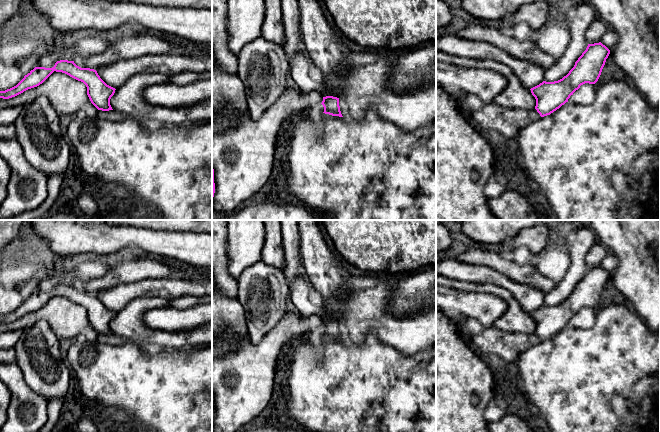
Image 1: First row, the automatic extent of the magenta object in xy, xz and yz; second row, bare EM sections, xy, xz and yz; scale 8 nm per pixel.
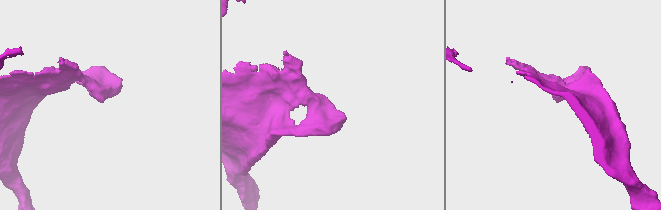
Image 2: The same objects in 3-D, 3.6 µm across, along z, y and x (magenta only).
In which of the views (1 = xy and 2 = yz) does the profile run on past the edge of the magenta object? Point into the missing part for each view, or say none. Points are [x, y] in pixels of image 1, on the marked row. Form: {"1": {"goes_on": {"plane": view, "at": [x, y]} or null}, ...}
{"1": {"goes_on": null}, "2": {"goes_on": null}}

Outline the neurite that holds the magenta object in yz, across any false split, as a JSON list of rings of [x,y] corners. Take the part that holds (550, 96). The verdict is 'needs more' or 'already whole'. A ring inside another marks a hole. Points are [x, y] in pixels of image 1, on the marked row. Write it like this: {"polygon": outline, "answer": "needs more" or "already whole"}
{"polygon": [[[601,42],[588,44],[566,76],[554,82],[543,81],[531,88],[531,93],[536,99],[535,109],[540,116],[550,115],[559,109],[581,85],[595,84],[609,54],[610,50]]], "answer": "already whole"}

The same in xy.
{"polygon": [[[60,60],[52,68],[35,67],[14,87],[0,91],[0,98],[9,99],[24,91],[42,84],[54,71],[62,72],[70,77],[83,82],[87,87],[87,95],[91,103],[102,111],[113,110],[110,99],[115,93],[115,88],[107,85],[98,75],[97,71],[90,68],[81,68],[74,61]]], "answer": "already whole"}

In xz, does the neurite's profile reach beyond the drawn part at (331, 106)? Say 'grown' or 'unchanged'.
unchanged

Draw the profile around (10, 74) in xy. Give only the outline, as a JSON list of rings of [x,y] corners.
[[[0,59],[0,91],[16,86],[23,78],[19,65],[6,64]]]

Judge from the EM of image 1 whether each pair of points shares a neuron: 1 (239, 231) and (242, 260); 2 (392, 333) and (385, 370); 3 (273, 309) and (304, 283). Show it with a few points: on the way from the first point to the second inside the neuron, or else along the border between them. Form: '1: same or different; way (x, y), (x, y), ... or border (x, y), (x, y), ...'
1: same; way (242, 238), (242, 253)
2: different; border (373, 330), (384, 344), (402, 355), (411, 355)
3: different; border (288, 286), (290, 297)

